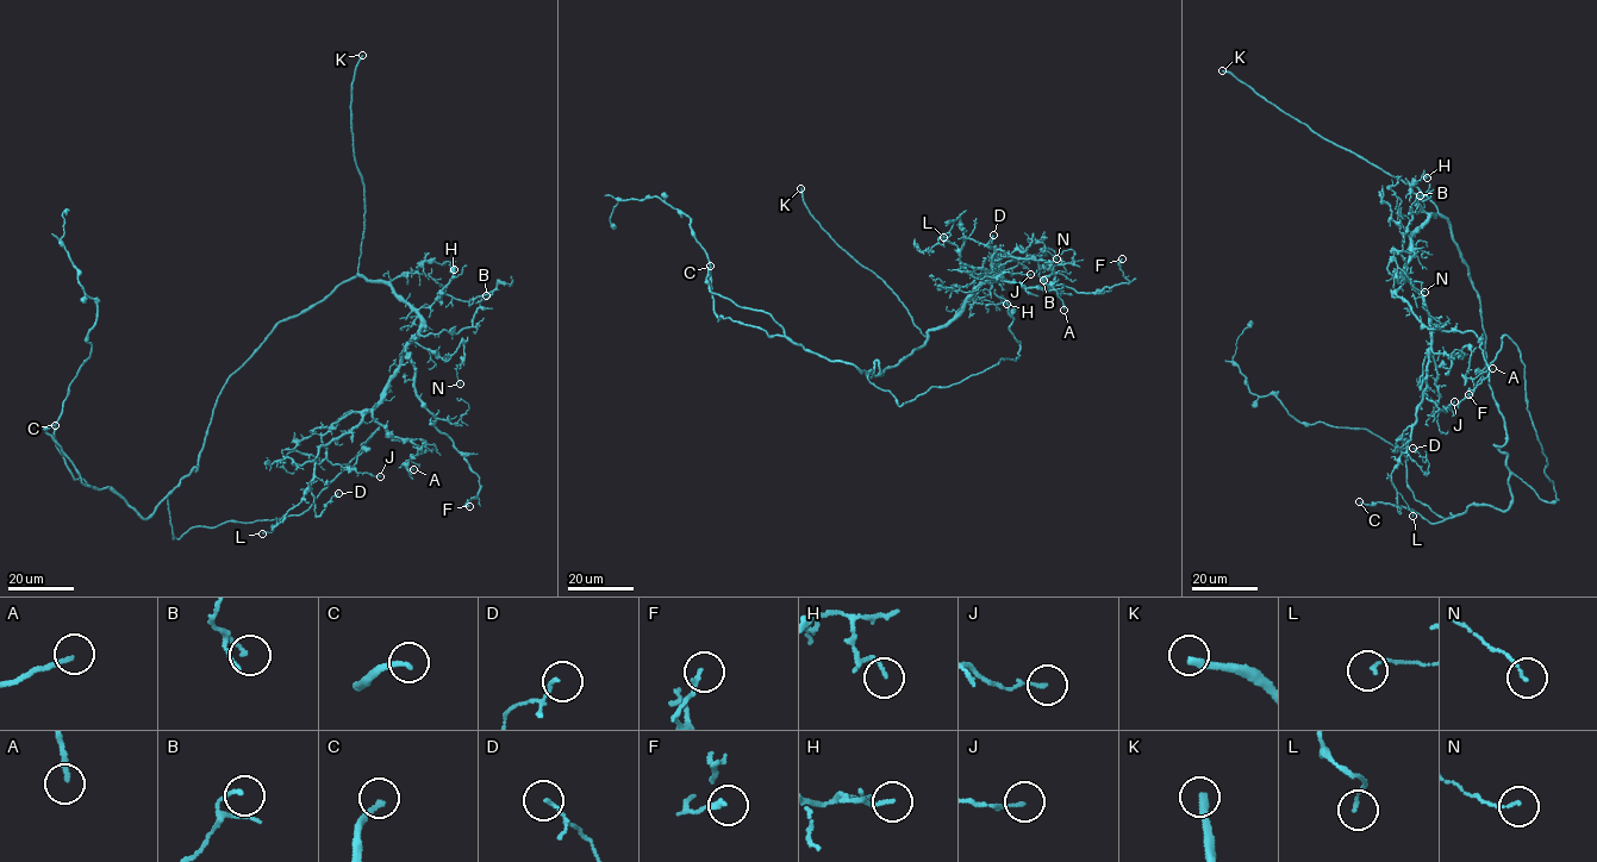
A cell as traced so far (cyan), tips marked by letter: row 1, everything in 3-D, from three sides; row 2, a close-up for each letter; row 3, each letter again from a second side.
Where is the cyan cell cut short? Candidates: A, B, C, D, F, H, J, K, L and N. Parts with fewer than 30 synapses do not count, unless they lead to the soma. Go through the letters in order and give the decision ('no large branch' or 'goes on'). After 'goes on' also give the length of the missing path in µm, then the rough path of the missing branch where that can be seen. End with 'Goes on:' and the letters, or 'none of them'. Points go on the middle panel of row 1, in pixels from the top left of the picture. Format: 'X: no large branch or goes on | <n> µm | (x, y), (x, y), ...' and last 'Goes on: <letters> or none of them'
A: no large branch
B: no large branch
C: goes on | 70 µm | (710, 266), (728, 251), (760, 238), (762, 231), (719, 200), (688, 195), (681, 177), (667, 174)
D: no large branch
F: no large branch
H: no large branch
J: no large branch
K: goes on | 25 µm
L: no large branch
N: no large branch
Goes on: C, K

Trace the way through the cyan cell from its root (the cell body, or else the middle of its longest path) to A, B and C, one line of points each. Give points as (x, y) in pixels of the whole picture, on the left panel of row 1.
A: (210, 419), (273, 329), (357, 275), (420, 320), (373, 416), (422, 441), (413, 469)
B: (210, 419), (228, 376), (273, 329), (350, 278), (390, 286), (418, 316), (424, 336), (469, 328), (486, 295)
C: (210, 419), (197, 470), (181, 480), (147, 518), (107, 487), (81, 482), (47, 433), (45, 429), (55, 425)

